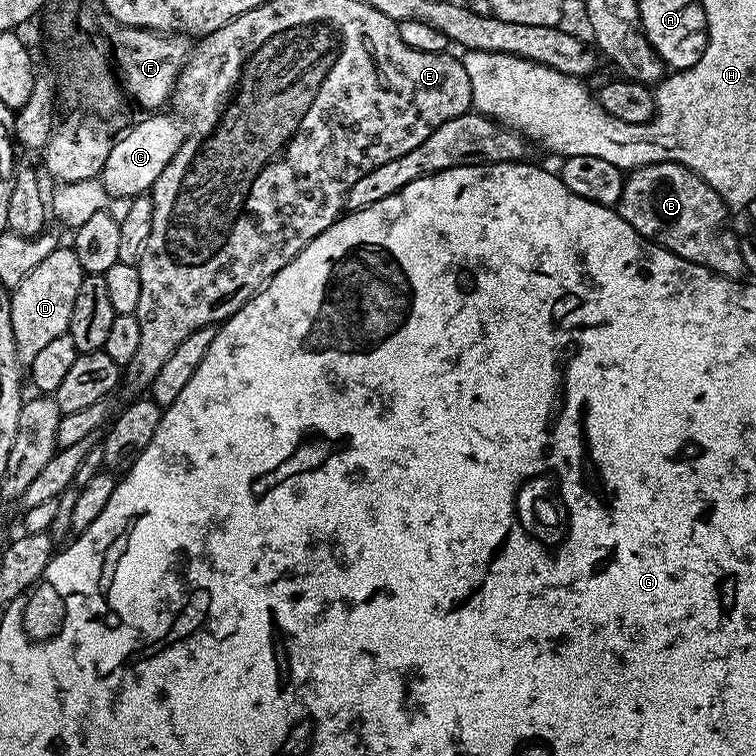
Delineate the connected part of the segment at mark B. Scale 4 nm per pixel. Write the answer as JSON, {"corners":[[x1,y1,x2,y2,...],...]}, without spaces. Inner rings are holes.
{"corners":[[667,160,631,169,624,181,618,211,640,236,653,240,684,260,706,266,720,276,740,278,745,275,739,249,740,236,728,221,729,205,689,168]]}

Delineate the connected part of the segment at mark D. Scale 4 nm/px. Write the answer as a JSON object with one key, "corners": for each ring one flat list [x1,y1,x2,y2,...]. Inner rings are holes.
{"corners":[[61,246,46,254,19,285,11,289,10,322,14,326,14,342,21,365,30,366,53,338,67,333,70,314,74,314,74,298,78,298,78,286,82,286,85,275,75,247]]}

